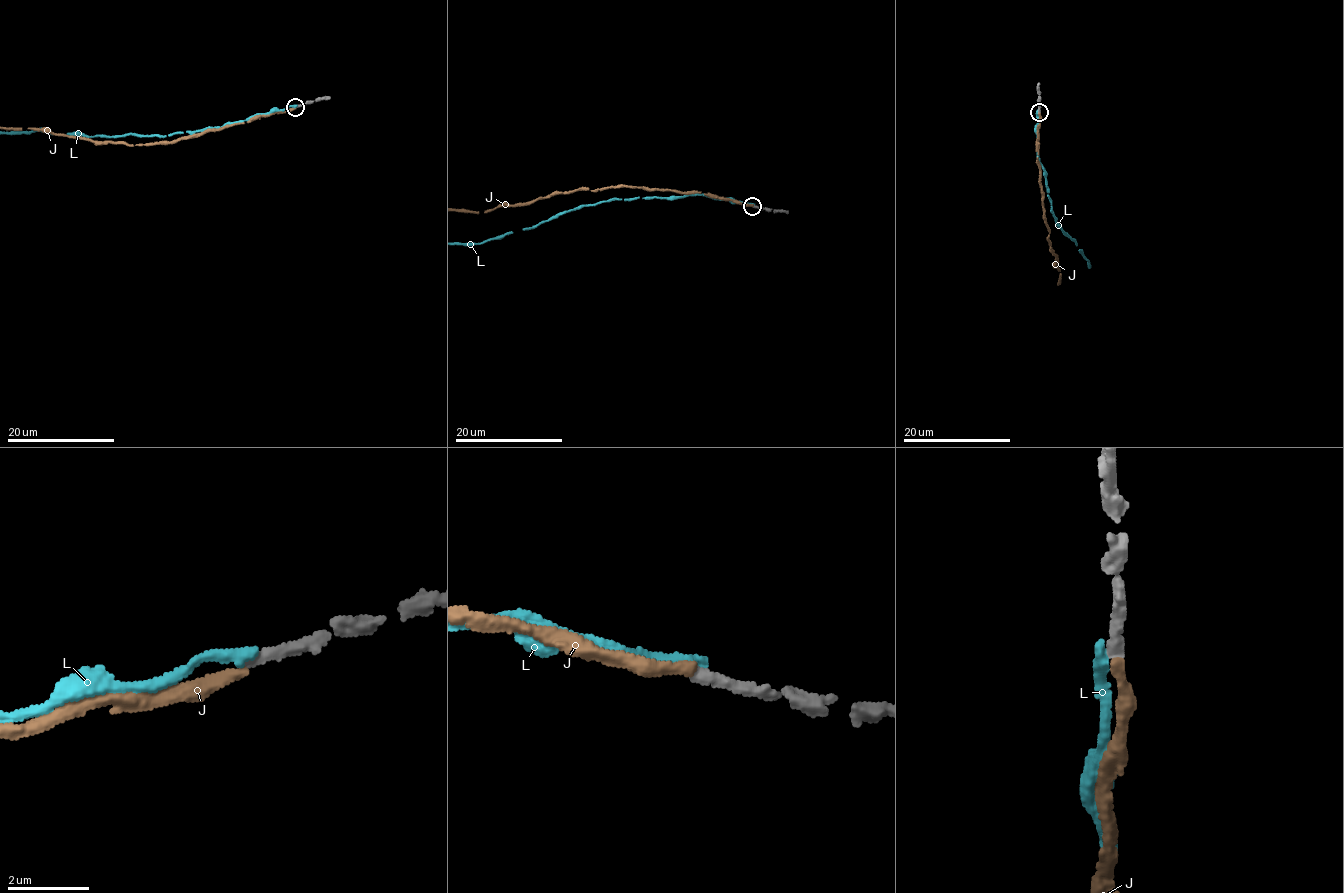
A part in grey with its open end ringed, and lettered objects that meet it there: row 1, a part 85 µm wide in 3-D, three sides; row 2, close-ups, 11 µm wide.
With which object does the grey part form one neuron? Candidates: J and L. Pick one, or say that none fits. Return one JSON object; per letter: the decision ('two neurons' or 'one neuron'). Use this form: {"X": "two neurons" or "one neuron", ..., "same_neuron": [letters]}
{"J": "two neurons", "L": "two neurons", "same_neuron": []}

